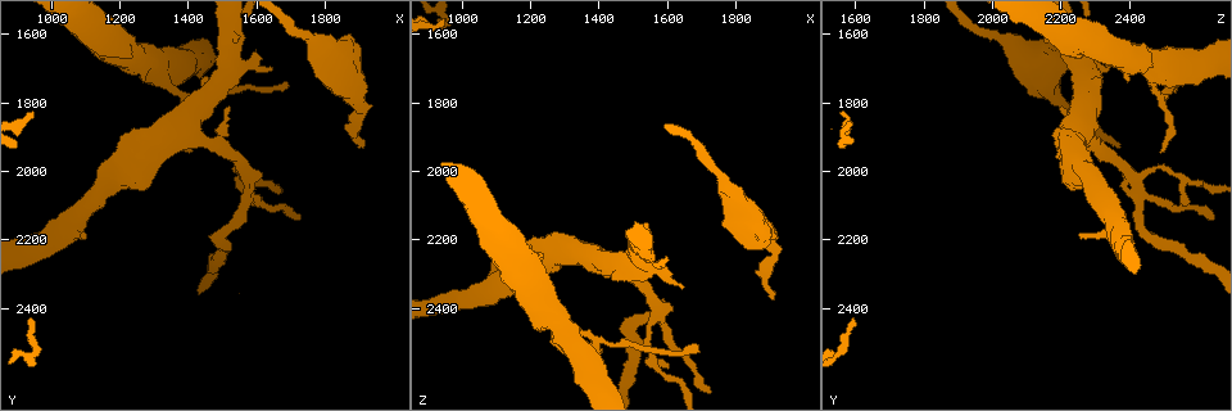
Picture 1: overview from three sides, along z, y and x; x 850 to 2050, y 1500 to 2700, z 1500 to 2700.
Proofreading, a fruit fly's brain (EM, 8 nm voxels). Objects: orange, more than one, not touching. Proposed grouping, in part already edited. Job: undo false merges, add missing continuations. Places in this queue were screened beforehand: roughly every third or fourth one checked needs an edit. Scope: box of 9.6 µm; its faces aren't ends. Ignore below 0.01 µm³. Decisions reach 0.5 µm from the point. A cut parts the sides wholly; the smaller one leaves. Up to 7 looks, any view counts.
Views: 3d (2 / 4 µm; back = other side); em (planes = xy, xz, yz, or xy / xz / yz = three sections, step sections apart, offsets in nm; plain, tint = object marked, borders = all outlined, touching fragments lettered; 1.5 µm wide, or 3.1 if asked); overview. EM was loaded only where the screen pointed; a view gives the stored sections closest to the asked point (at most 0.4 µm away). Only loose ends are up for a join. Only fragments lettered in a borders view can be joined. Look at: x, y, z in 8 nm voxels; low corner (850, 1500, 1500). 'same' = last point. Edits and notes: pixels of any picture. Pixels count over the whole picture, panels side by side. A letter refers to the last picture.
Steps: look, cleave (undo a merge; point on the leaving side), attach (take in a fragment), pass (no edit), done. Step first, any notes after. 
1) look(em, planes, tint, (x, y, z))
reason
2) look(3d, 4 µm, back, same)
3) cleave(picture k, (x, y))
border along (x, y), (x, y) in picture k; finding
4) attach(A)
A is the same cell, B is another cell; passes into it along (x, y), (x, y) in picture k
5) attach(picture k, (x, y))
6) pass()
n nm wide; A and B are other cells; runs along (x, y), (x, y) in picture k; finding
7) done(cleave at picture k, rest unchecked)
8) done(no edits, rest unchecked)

look(em, planes, borders, (1520, 1820, 2200))
free end

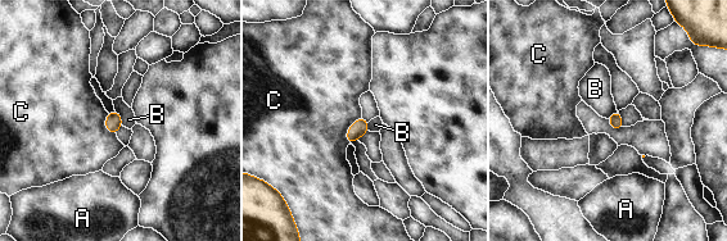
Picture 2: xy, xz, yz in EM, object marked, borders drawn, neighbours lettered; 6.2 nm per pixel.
pass()
A, B and C are other cells; border along (114, 109), (122, 124) in picture 2; no lettered fragment goes on from it

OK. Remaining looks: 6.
look(3d, 4 µm, (1770, 1620, 2040))
calibre changes

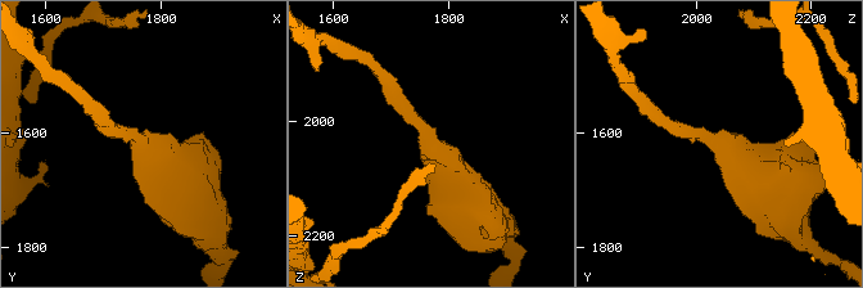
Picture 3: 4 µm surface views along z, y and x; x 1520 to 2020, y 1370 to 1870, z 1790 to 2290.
look(em, planes, borders, (1775, 1620, 2050))
arms of 200, 650 nm; now the EM

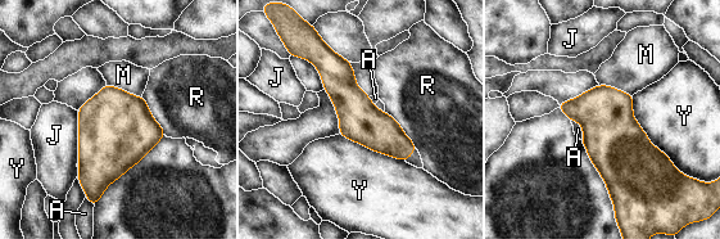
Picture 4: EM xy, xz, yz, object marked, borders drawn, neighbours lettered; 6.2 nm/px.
pass()
A, J, M, R and Y are other cells; border along (632, 97), (633, 118), (678, 171) in picture 4; continuous, no second neuron

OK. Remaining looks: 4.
look(em, planes, borders, (1700, 1750, 2510))

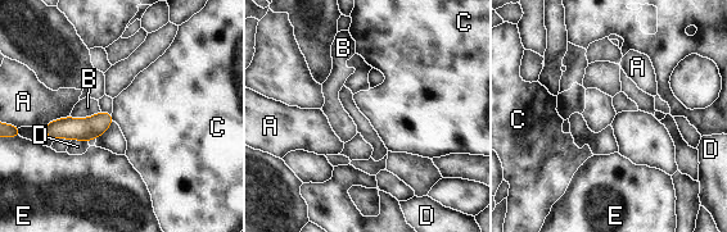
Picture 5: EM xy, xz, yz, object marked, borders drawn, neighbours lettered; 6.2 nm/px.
pass()
A, B, C, D and E are other cells; runs along (109, 118), (89, 128), (48, 130) in picture 5; none of them fits

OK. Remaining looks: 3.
done(no edits, rest unchecked)

